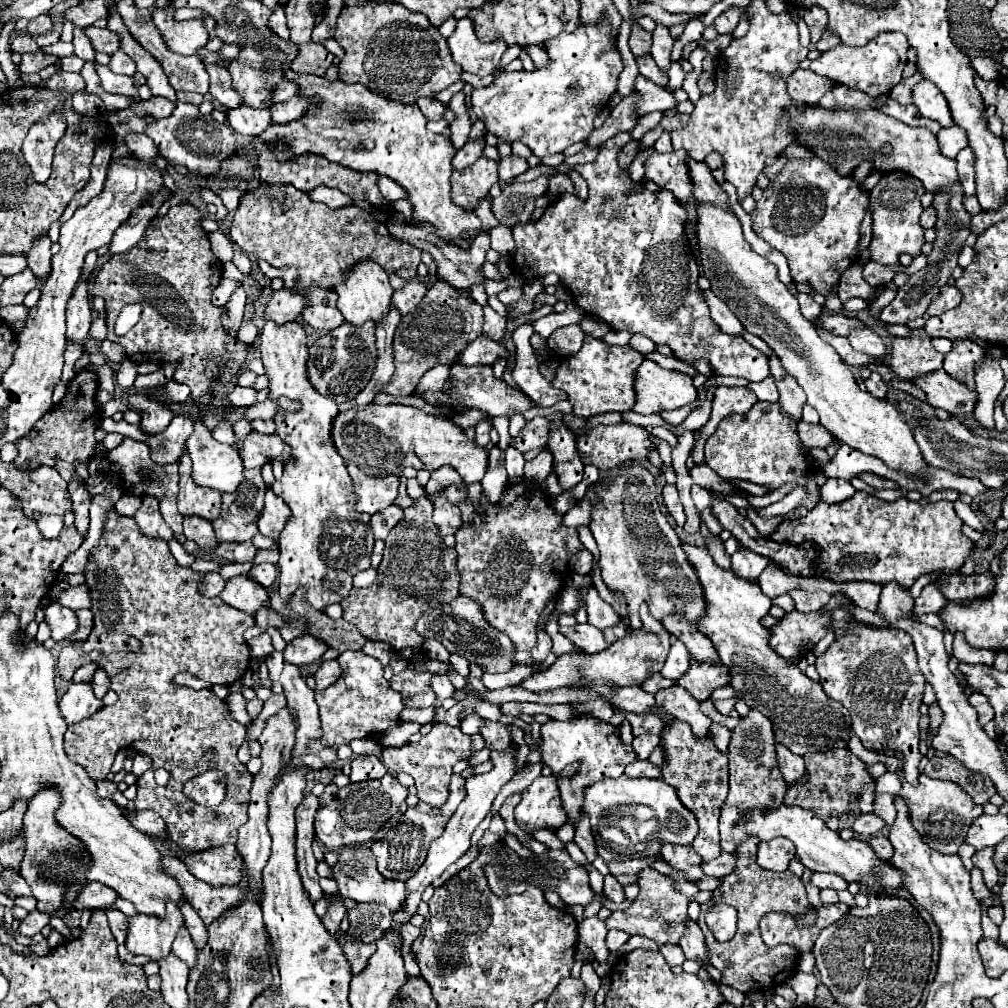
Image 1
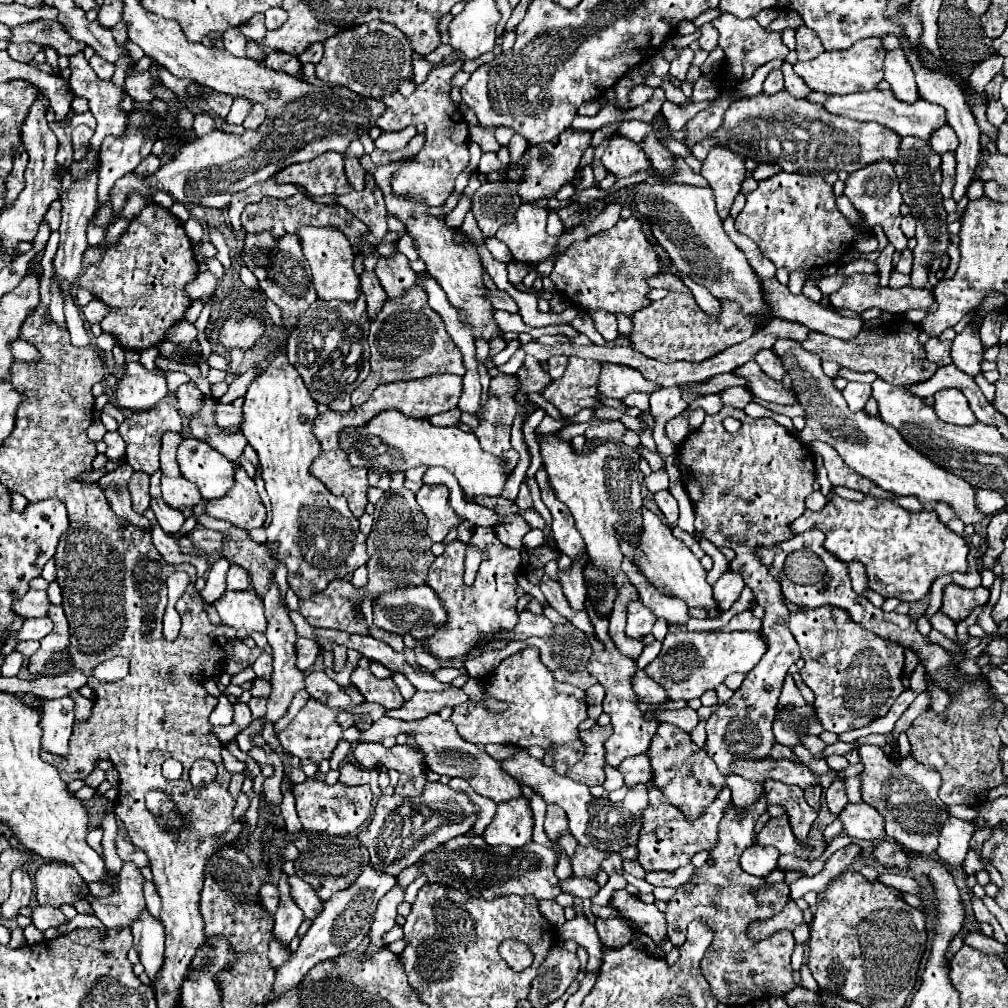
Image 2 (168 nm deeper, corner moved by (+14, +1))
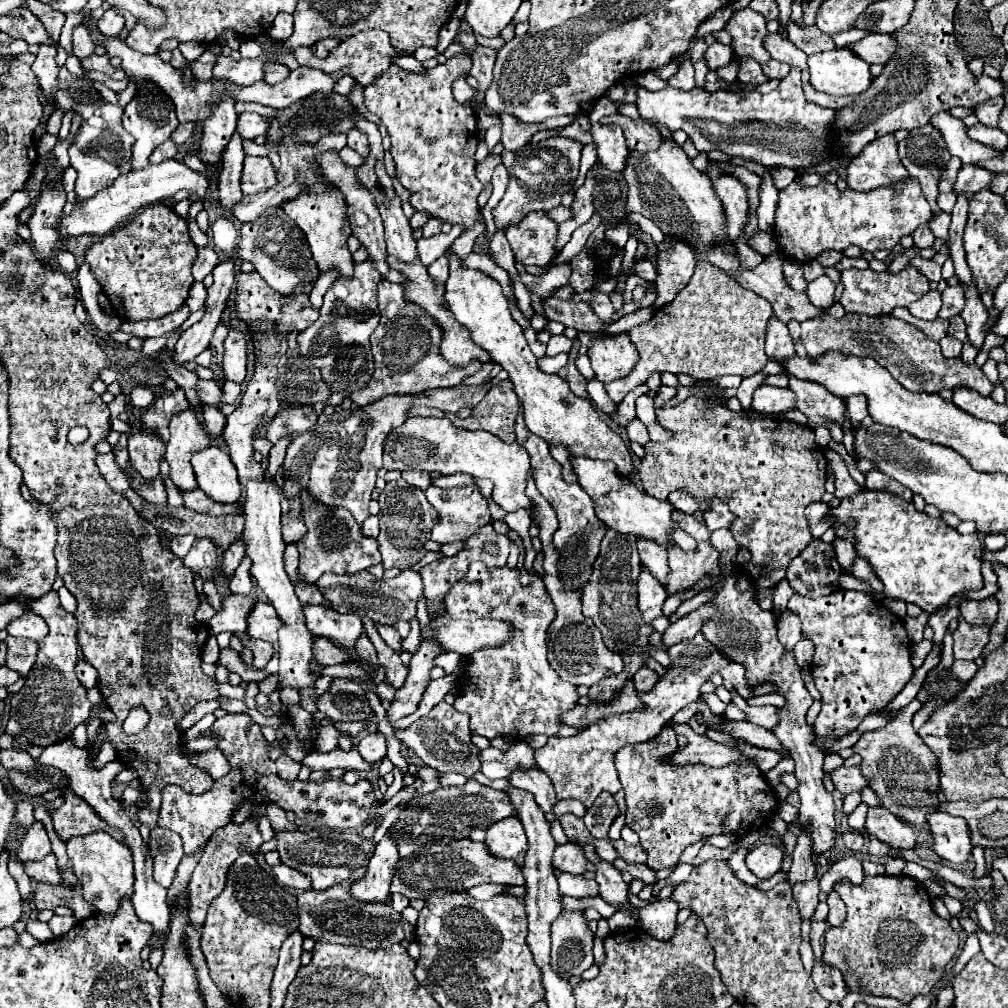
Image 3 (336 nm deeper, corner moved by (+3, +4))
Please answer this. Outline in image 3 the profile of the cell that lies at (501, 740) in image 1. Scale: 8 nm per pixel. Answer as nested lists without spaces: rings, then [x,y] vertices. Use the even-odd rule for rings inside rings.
[[[483,562],[471,564],[467,576],[447,594],[447,614],[452,619],[475,621],[479,618],[499,618],[515,628],[515,636],[499,648],[481,648],[471,654],[469,672],[459,680],[461,694],[455,708],[469,716],[469,728],[475,736],[489,740],[509,736],[513,740],[545,734],[557,736],[563,726],[559,716],[579,704],[579,694],[573,684],[567,684],[547,662],[545,630],[555,616],[555,606],[541,578],[533,578],[529,586],[519,582],[519,570],[499,568],[487,572]]]

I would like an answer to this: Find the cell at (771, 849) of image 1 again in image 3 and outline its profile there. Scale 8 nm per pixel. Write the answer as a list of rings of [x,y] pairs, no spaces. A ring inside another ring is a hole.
[[[761,844],[747,854],[747,868],[761,880],[771,878],[775,872],[781,870],[783,856],[783,848],[775,844]]]

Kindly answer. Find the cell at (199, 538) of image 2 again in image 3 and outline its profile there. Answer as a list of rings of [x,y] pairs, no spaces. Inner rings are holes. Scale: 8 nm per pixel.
[[[199,538],[191,546],[191,550],[183,558],[183,562],[187,566],[191,566],[193,572],[199,572],[203,576],[203,580],[207,580],[209,576],[213,578],[215,574],[219,574],[219,548],[213,540]]]

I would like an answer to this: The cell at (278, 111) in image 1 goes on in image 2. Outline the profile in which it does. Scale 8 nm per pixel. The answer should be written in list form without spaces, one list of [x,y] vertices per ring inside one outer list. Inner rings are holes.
[[[254,103],[244,119],[244,129],[256,129],[264,121],[264,107],[260,103]]]

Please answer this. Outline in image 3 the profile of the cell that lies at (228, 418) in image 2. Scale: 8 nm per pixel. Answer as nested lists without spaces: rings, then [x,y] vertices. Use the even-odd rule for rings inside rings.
[[[201,380],[199,382],[199,398],[205,402],[205,404],[211,404],[211,406],[215,406],[215,408],[221,408],[223,406],[223,402],[221,402],[221,398],[223,398],[223,388],[219,388],[217,386],[217,382],[213,382],[213,380]]]

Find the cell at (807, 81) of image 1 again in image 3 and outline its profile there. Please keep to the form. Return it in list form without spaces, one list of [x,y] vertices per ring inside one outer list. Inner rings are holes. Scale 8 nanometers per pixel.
[[[771,60],[771,64],[765,64],[763,66],[763,72],[769,80],[783,80],[787,74],[789,74],[789,66],[783,64],[783,62],[777,62],[777,60]]]

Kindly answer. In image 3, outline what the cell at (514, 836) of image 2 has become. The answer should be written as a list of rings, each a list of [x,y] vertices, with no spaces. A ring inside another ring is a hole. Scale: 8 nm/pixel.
[[[517,816],[503,818],[487,828],[485,844],[489,846],[491,854],[497,858],[511,858],[519,866],[527,854],[529,842],[525,836],[525,828]]]

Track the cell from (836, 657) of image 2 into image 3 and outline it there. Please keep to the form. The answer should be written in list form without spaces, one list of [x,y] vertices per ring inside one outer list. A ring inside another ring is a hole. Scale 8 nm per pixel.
[[[853,590],[821,598],[793,594],[787,608],[799,616],[803,638],[815,644],[811,674],[821,692],[821,712],[815,718],[817,736],[845,736],[853,732],[869,712],[887,706],[913,678],[911,640],[901,618],[871,596]]]

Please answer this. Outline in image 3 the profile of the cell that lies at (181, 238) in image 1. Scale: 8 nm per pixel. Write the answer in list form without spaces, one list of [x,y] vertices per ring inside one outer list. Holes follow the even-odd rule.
[[[153,204],[151,208],[145,208],[127,226],[115,230],[111,236],[103,236],[85,252],[85,260],[91,266],[91,274],[97,278],[111,306],[123,320],[161,318],[179,310],[185,304],[189,288],[193,284],[191,268],[195,258],[197,258],[197,248],[191,242],[187,220],[175,214],[175,210],[165,204]]]

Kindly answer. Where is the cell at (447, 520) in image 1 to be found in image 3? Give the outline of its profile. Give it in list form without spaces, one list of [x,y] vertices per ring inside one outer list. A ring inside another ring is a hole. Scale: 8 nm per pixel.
[[[475,484],[463,486],[463,488],[449,488],[449,490],[431,486],[425,490],[425,496],[427,496],[429,504],[439,512],[439,524],[431,530],[431,540],[435,540],[435,542],[447,544],[447,542],[457,542],[457,540],[467,540],[481,526],[491,522],[487,500],[481,496],[481,492]]]

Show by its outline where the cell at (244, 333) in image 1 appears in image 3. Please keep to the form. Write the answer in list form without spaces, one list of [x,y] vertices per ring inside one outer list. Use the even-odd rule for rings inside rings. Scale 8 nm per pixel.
[[[227,380],[227,382],[223,384],[223,392],[225,392],[225,394],[223,394],[223,402],[225,402],[225,404],[233,404],[233,402],[241,396],[241,388],[243,388],[241,384],[235,384],[235,382],[229,382],[229,380]]]

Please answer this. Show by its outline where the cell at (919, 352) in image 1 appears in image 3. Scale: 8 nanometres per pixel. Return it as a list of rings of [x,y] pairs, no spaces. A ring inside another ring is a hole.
[[[847,314],[837,320],[833,316],[821,316],[819,320],[805,320],[801,324],[801,342],[807,348],[807,354],[817,358],[827,352],[843,352],[863,358],[873,358],[883,368],[895,376],[911,392],[939,392],[941,388],[965,386],[981,392],[983,396],[991,394],[993,384],[987,380],[983,370],[975,364],[963,364],[961,358],[947,360],[941,354],[937,342],[929,340],[917,326],[891,316],[867,316],[867,314]]]

